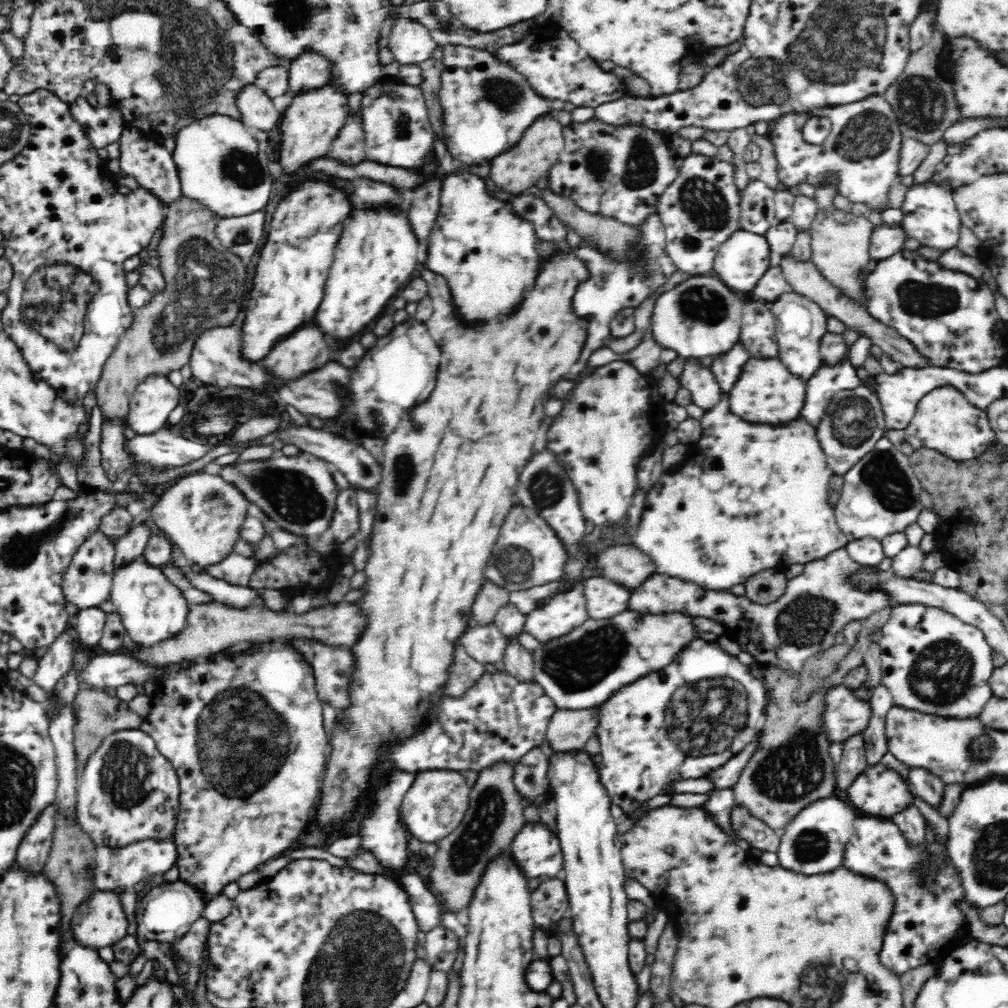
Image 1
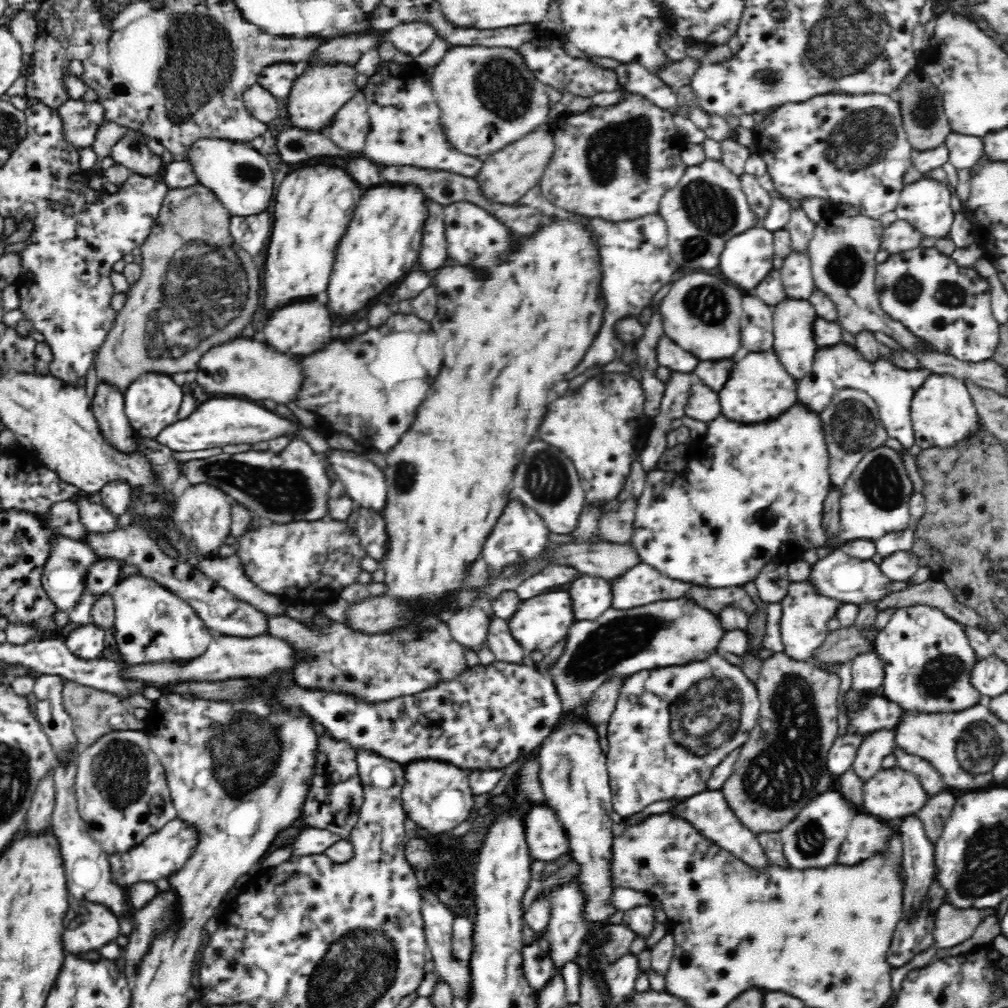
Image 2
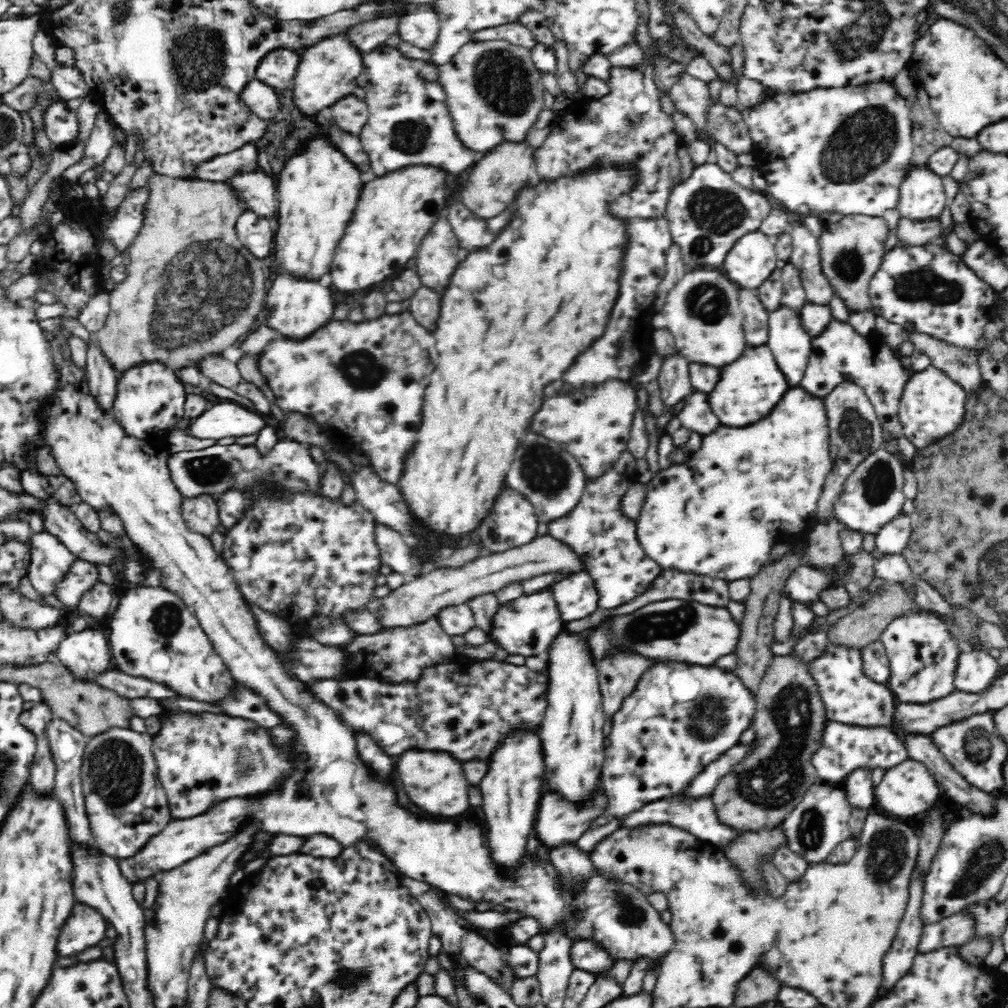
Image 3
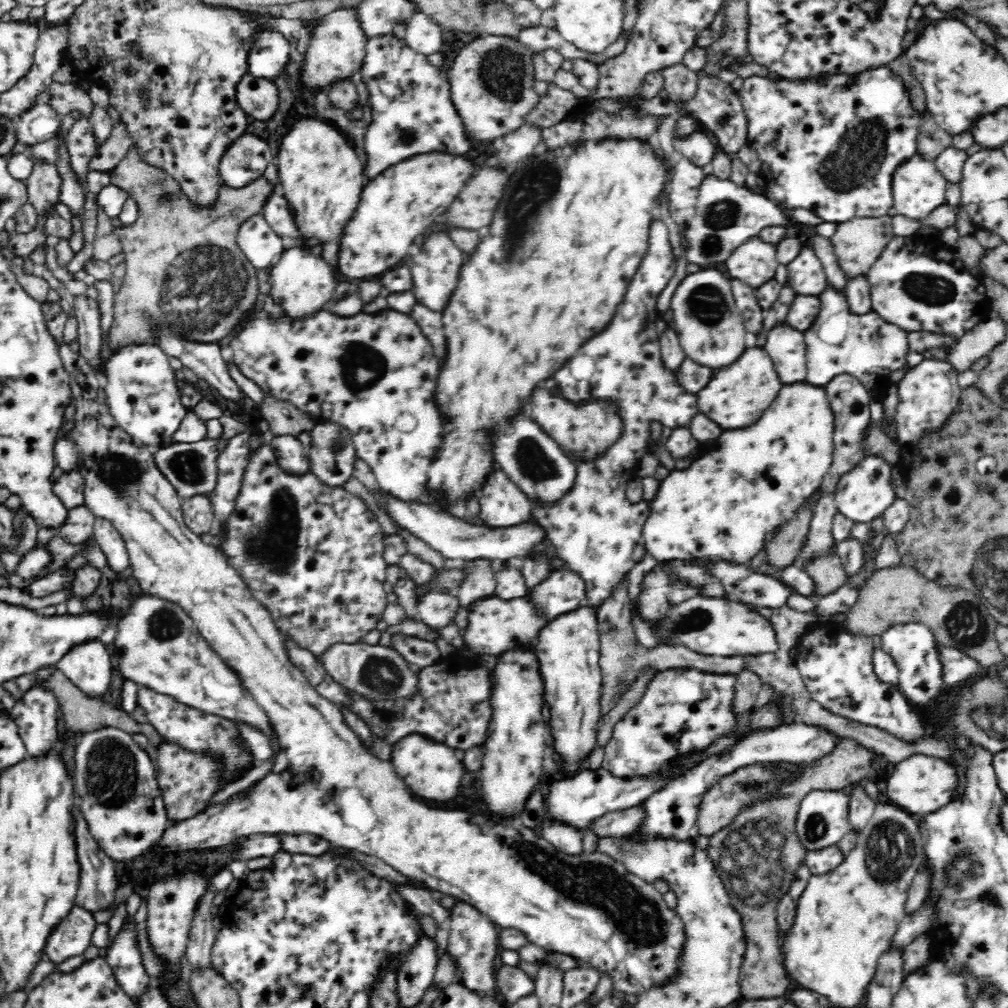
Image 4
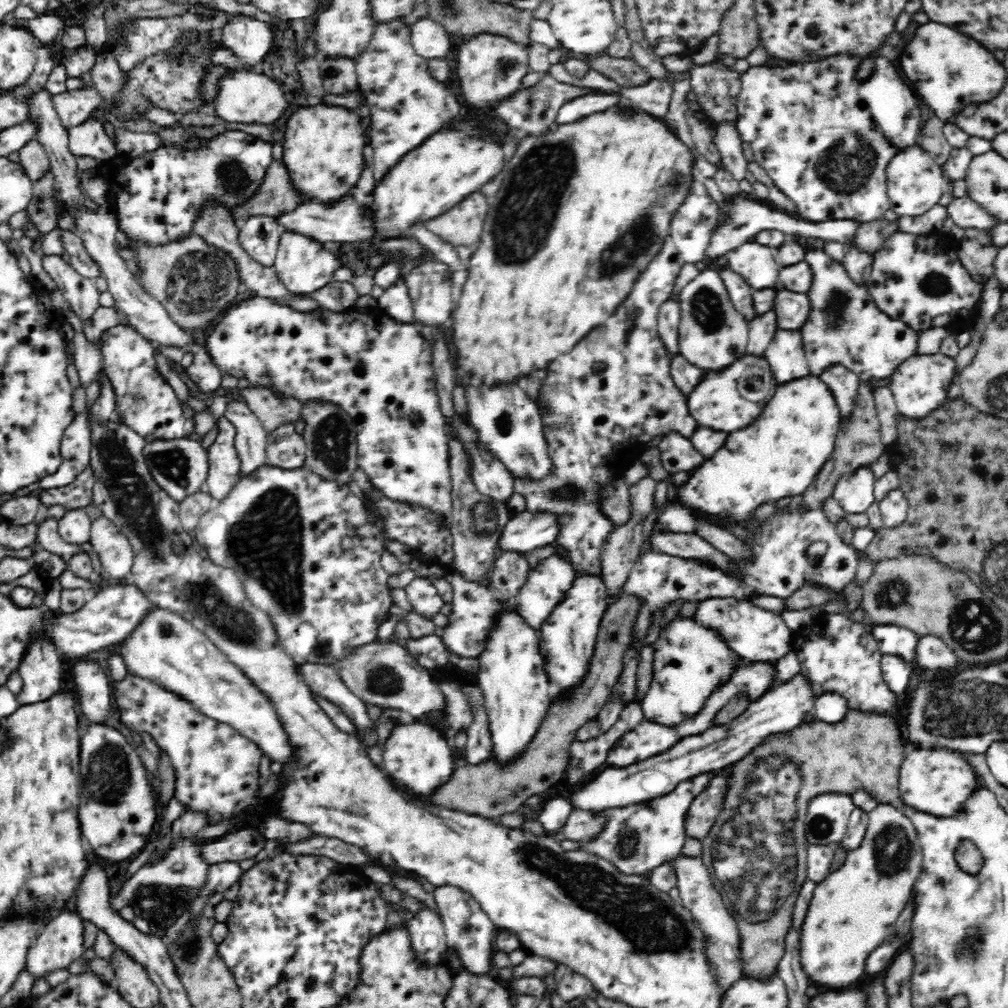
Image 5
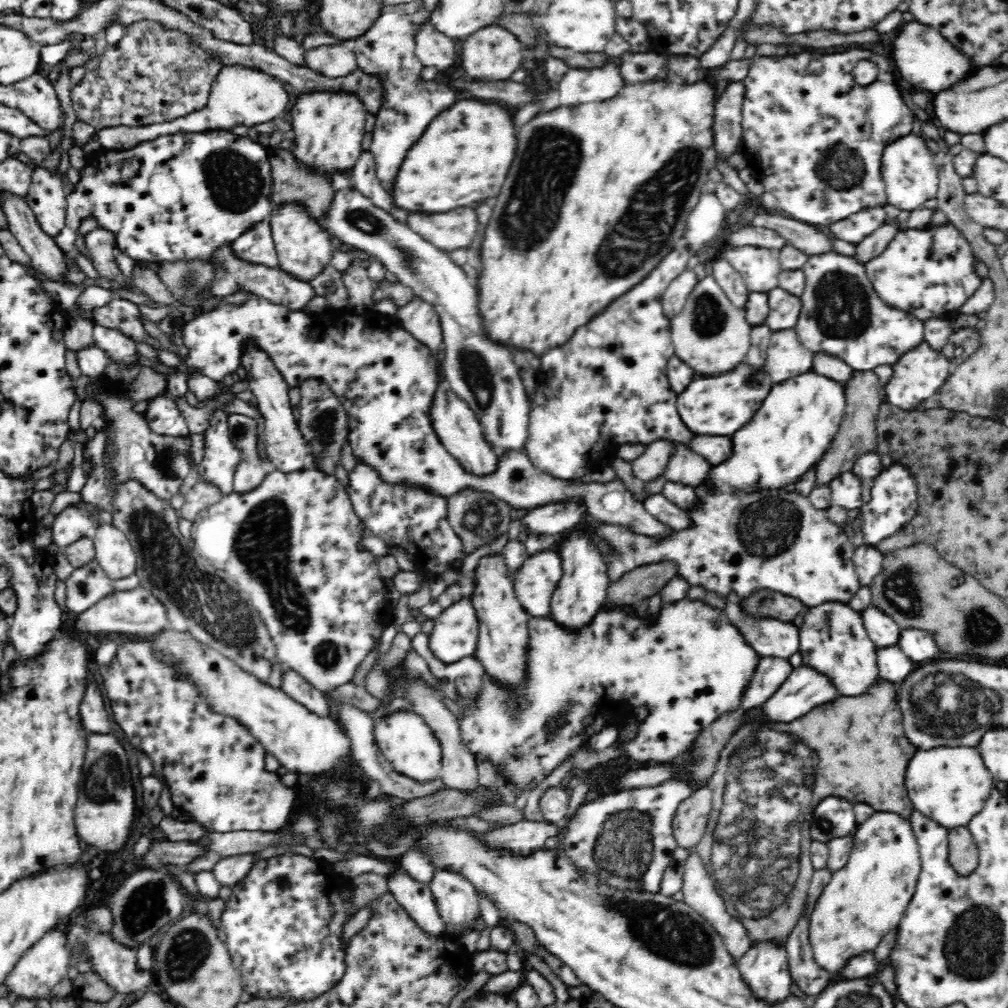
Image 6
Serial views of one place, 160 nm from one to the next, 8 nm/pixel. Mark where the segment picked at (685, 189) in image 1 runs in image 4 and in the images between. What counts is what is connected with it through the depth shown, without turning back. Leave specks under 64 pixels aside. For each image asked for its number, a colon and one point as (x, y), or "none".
2: (707, 207)
3: (706, 213)
4: (726, 214)

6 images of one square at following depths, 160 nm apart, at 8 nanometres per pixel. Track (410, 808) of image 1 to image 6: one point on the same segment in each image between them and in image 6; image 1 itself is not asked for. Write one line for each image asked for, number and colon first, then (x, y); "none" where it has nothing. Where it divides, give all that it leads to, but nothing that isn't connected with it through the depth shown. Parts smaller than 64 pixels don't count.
2: (437, 797)
3: (436, 784)
4: (435, 771)
5: (421, 757)
6: (404, 738)

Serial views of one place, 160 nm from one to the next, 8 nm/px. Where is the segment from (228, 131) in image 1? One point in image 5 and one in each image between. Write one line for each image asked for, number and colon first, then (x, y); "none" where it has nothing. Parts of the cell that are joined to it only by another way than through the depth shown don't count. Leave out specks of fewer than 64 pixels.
2: (240, 178)
3: (255, 191)
4: (276, 211)
5: (344, 222)

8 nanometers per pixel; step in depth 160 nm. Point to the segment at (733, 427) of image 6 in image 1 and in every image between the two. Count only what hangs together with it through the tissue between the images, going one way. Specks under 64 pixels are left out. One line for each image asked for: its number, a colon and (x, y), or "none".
1: (767, 393)
2: (760, 388)
3: (750, 388)
4: (738, 394)
5: (716, 402)

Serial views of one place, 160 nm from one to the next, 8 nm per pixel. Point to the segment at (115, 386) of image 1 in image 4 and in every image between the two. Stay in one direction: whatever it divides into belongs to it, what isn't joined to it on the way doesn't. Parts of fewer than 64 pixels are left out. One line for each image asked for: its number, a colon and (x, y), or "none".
2: (198, 286)
3: (179, 305)
4: (185, 272)

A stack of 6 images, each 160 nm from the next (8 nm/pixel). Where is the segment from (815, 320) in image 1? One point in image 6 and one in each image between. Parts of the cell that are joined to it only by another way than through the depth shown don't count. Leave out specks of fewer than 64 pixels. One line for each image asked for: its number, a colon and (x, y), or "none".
2: (794, 320)
3: (792, 346)
4: (787, 346)
5: (786, 354)
6: (787, 357)

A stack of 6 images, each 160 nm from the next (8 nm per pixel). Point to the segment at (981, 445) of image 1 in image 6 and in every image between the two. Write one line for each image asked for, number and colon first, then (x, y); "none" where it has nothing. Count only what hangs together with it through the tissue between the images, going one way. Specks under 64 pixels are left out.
2: (944, 415)
3: (933, 406)
4: (928, 394)
5: (920, 385)
6: (919, 374)

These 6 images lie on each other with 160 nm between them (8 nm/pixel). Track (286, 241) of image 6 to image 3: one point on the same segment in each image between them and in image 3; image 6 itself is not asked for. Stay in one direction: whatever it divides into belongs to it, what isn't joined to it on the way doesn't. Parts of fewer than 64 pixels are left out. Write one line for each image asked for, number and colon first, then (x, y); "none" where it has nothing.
3: (297, 310)
4: (301, 284)
5: (303, 266)

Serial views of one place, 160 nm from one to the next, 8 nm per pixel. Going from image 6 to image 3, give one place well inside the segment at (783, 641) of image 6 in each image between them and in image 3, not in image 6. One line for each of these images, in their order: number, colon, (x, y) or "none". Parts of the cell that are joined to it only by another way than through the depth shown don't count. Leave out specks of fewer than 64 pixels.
3: (664, 631)
4: (710, 626)
5: (750, 632)

